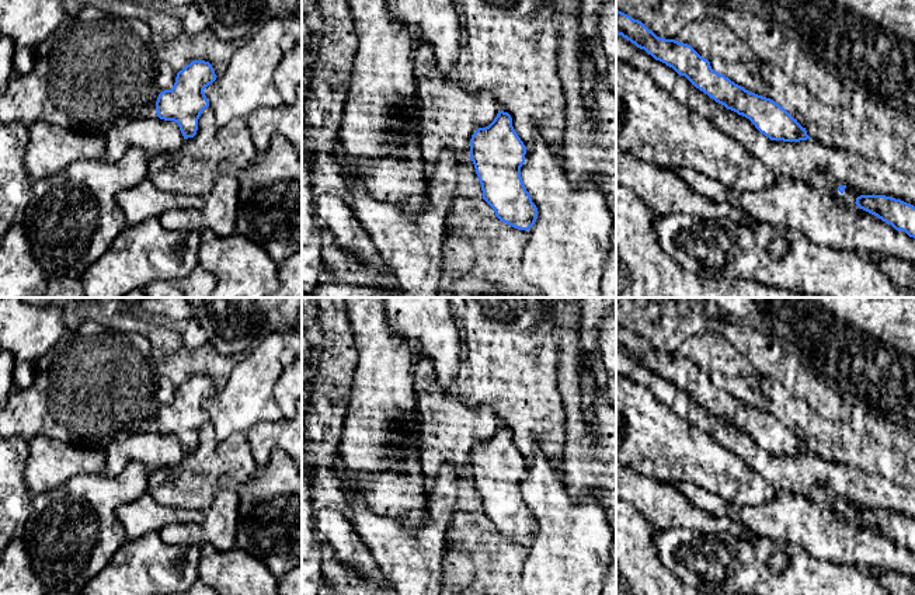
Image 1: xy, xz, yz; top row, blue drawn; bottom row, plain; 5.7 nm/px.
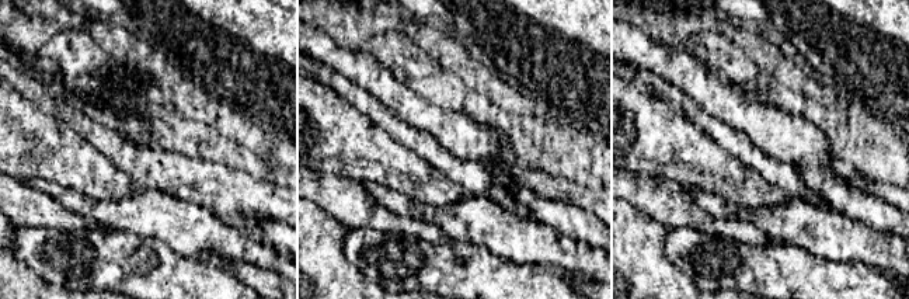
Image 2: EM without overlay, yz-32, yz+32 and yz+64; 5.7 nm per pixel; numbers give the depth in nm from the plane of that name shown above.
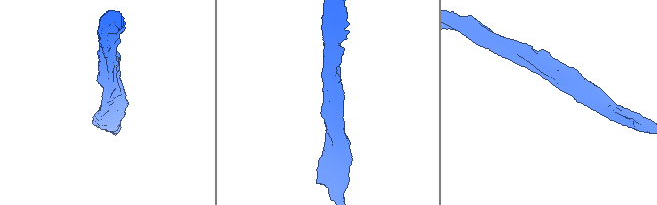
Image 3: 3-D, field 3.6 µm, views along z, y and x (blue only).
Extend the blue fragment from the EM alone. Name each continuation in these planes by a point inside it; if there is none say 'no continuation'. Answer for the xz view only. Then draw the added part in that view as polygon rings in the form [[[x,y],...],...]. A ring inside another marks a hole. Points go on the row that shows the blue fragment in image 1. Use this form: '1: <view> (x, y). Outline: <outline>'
no continuation

